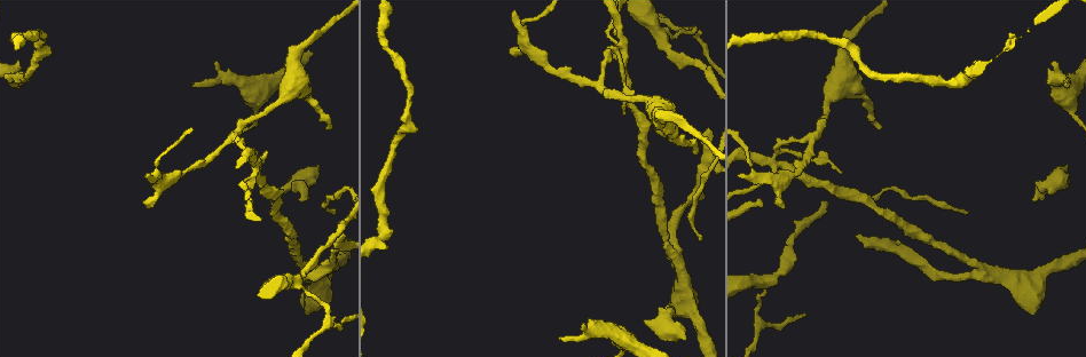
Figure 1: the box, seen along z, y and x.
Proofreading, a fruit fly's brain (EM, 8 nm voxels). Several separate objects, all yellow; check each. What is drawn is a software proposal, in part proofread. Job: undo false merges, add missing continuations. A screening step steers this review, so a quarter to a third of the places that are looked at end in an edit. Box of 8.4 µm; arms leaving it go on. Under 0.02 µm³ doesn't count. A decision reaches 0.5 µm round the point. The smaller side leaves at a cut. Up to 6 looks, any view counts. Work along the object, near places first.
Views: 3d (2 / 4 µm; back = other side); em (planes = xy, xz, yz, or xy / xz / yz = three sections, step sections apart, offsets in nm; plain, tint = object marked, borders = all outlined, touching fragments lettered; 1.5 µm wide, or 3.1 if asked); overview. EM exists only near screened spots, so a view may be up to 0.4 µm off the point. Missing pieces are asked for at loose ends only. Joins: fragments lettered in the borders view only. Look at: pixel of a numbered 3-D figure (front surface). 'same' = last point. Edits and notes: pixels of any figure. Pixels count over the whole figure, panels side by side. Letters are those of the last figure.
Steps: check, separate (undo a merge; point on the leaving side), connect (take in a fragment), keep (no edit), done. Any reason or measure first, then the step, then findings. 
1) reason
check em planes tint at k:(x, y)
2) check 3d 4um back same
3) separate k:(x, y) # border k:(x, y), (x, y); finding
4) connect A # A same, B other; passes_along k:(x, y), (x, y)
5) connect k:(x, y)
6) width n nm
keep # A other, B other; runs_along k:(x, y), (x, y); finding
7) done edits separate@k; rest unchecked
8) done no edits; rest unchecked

abrupt turn
check em yz step 4 tint at 1:(758, 320)

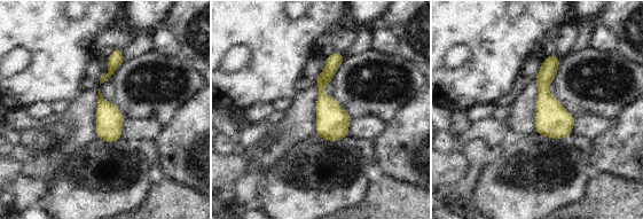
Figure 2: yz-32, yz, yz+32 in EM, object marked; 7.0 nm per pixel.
check em planes tint same

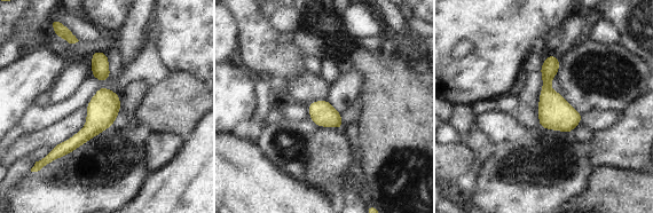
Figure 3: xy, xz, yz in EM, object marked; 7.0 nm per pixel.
see the neighbours
check em planes borders same

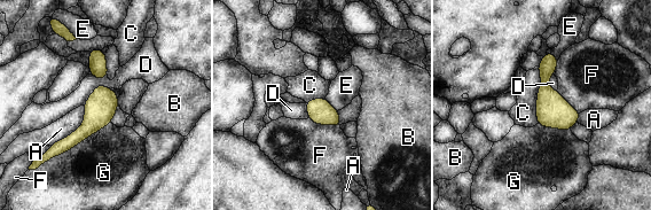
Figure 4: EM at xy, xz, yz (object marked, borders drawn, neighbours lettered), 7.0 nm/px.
keep # A other, B other, C other, D other, E other, F other, G other; runs_along 4:(115, 96), (78, 135), (52, 149); continuous, no second cell

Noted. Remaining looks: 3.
free end
check 3d 2um at 1:(582, 325)

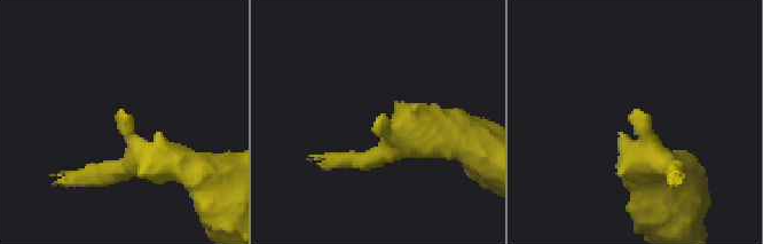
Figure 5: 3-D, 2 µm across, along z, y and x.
check em yz step 4 borders at 5:(636, 112)

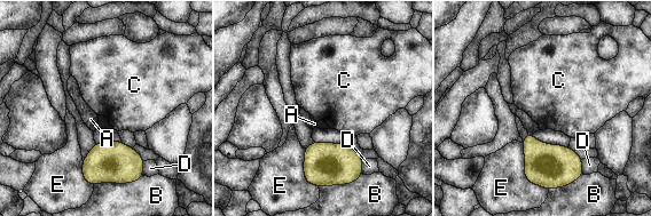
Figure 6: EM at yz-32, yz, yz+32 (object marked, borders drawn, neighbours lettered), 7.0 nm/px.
check em planes borders same

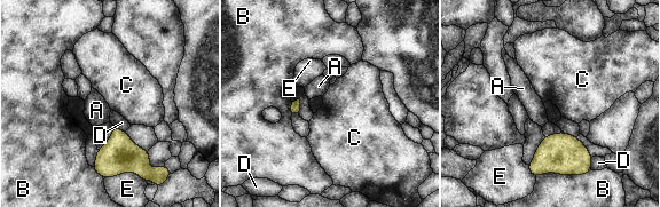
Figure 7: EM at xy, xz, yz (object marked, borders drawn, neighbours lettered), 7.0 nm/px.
keep # A other, B other, C other, D other, E other; border 7:(574, 174), (542, 173), (536, 177); no lettered fragment goes on from it

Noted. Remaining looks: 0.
done no edits; rest unchecked

